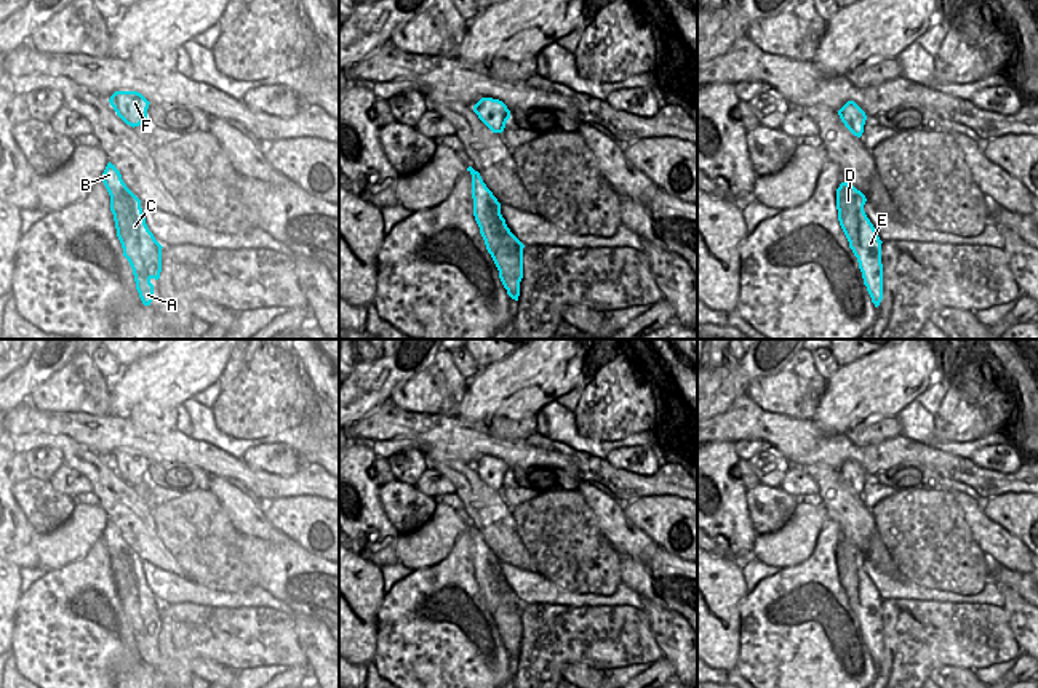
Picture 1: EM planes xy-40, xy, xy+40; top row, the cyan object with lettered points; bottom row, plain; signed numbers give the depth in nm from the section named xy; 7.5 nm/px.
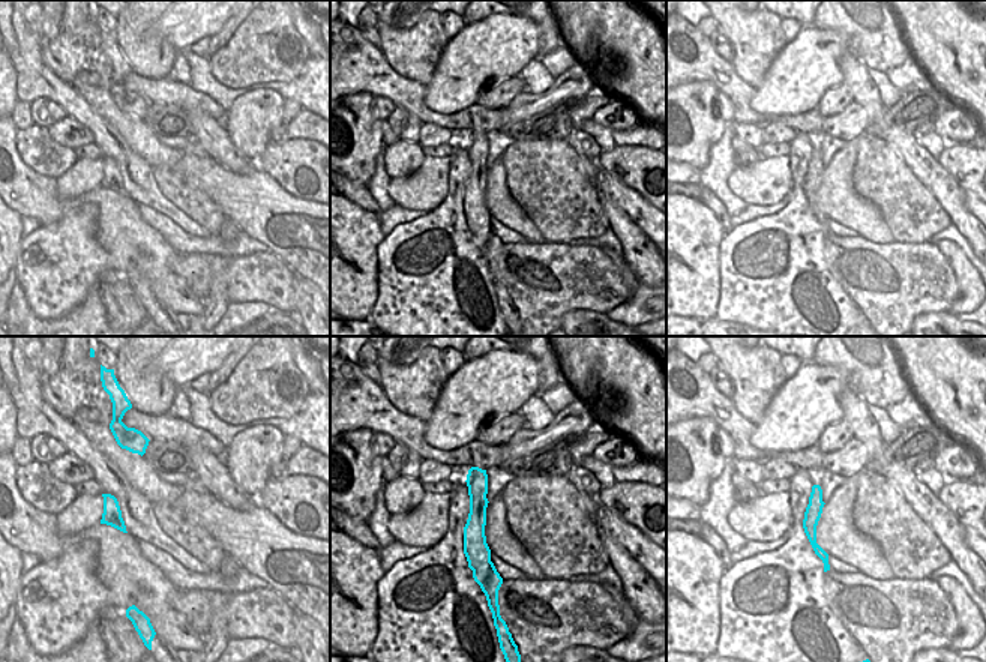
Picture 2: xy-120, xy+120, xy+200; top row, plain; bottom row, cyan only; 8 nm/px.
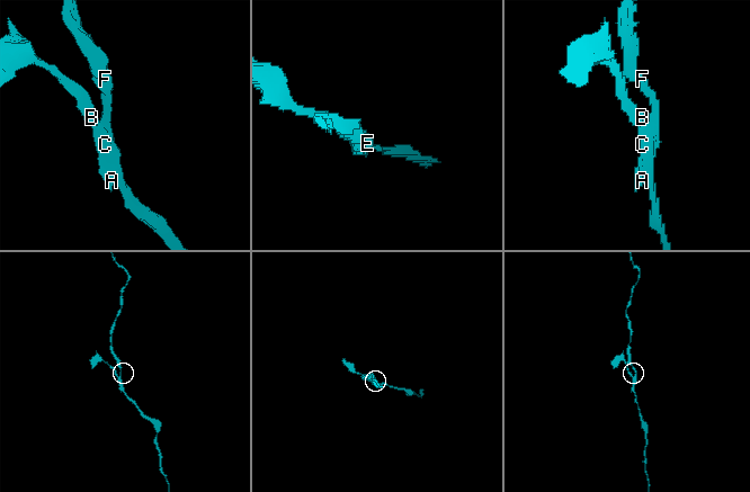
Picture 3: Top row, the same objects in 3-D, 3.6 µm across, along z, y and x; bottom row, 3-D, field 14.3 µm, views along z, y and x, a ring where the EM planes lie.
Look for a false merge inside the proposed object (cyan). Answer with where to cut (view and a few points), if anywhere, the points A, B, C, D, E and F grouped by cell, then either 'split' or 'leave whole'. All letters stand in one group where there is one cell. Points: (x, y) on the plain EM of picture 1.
cut in xy along (498, 560), (493, 581), (507, 621), (507, 648); A B C / D E F; split

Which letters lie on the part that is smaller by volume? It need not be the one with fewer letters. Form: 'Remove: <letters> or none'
Remove: A, B, C

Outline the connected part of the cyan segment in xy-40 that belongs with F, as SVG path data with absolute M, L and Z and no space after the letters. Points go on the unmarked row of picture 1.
M115 450L110 458L110 464L117 474L130 485L147 483L149 459L138 450Z

